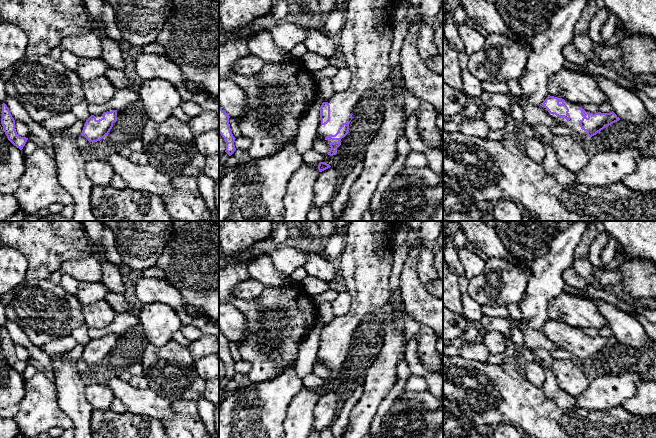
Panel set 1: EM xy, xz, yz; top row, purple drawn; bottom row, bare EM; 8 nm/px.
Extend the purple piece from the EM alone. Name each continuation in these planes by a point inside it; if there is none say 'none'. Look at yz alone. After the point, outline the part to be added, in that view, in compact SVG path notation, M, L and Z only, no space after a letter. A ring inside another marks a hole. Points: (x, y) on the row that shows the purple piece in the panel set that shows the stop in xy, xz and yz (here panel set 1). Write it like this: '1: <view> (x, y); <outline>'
1: yz (575, 115); M567 100L564 101L564 104L568 107L570 115L570 120L567 121L564 117L560 118L556 116L555 114L550 114L546 108L543 107L544 111L551 116L554 120L556 120L560 125L566 126L570 129L572 129L574 132L578 134L578 136L582 137L587 135L586 132L581 129L579 121L582 120L582 113L578 109L579 107L582 107L580 104L572 103Z

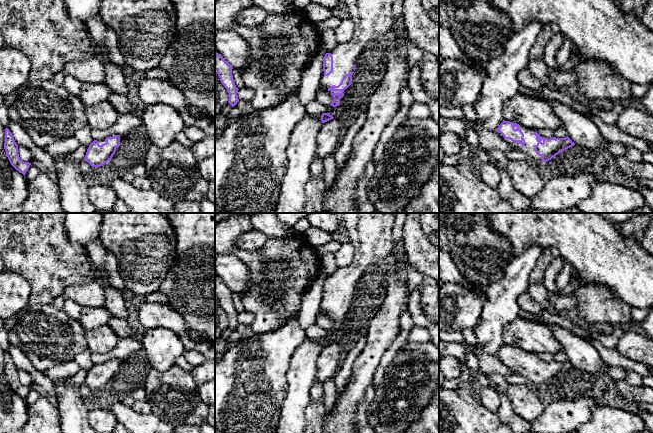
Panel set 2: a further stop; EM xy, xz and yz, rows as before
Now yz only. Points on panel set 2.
1: yz (530, 140); M522 125L519 126L519 129L523 132L525 140L525 145L522 146L519 142L515 143L511 141L510 139L505 139L501 133L498 132L499 136L506 141L509 145L511 145L515 150L521 151L525 154L527 154L529 157L533 159L533 161L537 162L542 160L541 157L536 154L534 146L537 145L537 138L533 134L534 132L537 132L535 129L527 128Z

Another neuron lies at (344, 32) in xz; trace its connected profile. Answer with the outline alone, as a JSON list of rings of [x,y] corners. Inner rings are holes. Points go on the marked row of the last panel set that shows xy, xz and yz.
[[[343,15],[340,25],[334,30],[338,43],[348,42],[355,30],[353,21],[346,15]]]

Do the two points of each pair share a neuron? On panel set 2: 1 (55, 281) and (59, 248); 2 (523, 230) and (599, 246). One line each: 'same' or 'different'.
1: same
2: same

